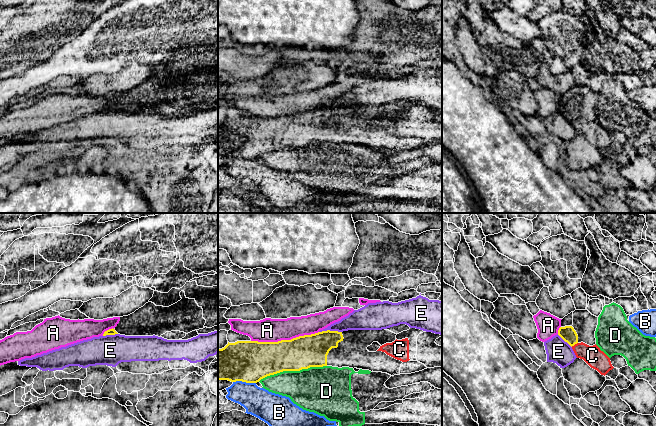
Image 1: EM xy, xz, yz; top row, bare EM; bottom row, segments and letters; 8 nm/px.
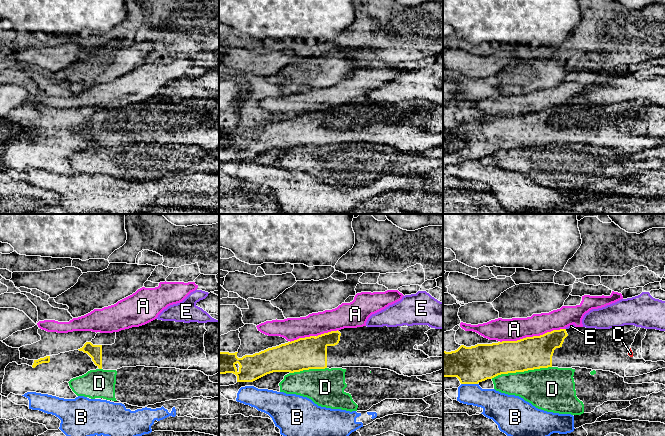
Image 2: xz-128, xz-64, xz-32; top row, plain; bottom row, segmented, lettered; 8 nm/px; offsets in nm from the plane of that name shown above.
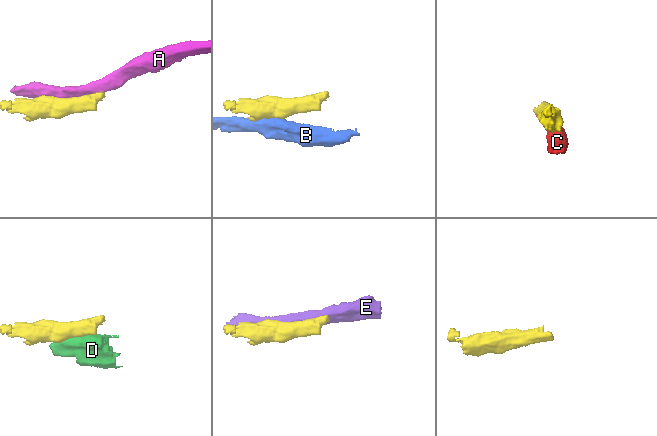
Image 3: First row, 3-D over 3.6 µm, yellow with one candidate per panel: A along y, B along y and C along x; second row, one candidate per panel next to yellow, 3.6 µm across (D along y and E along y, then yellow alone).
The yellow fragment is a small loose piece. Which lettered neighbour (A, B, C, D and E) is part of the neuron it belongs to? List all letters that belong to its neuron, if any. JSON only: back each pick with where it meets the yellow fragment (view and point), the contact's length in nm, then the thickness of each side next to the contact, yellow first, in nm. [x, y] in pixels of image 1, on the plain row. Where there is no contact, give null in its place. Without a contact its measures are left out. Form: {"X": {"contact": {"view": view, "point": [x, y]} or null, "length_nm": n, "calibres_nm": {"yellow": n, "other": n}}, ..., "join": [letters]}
{"join": []}

